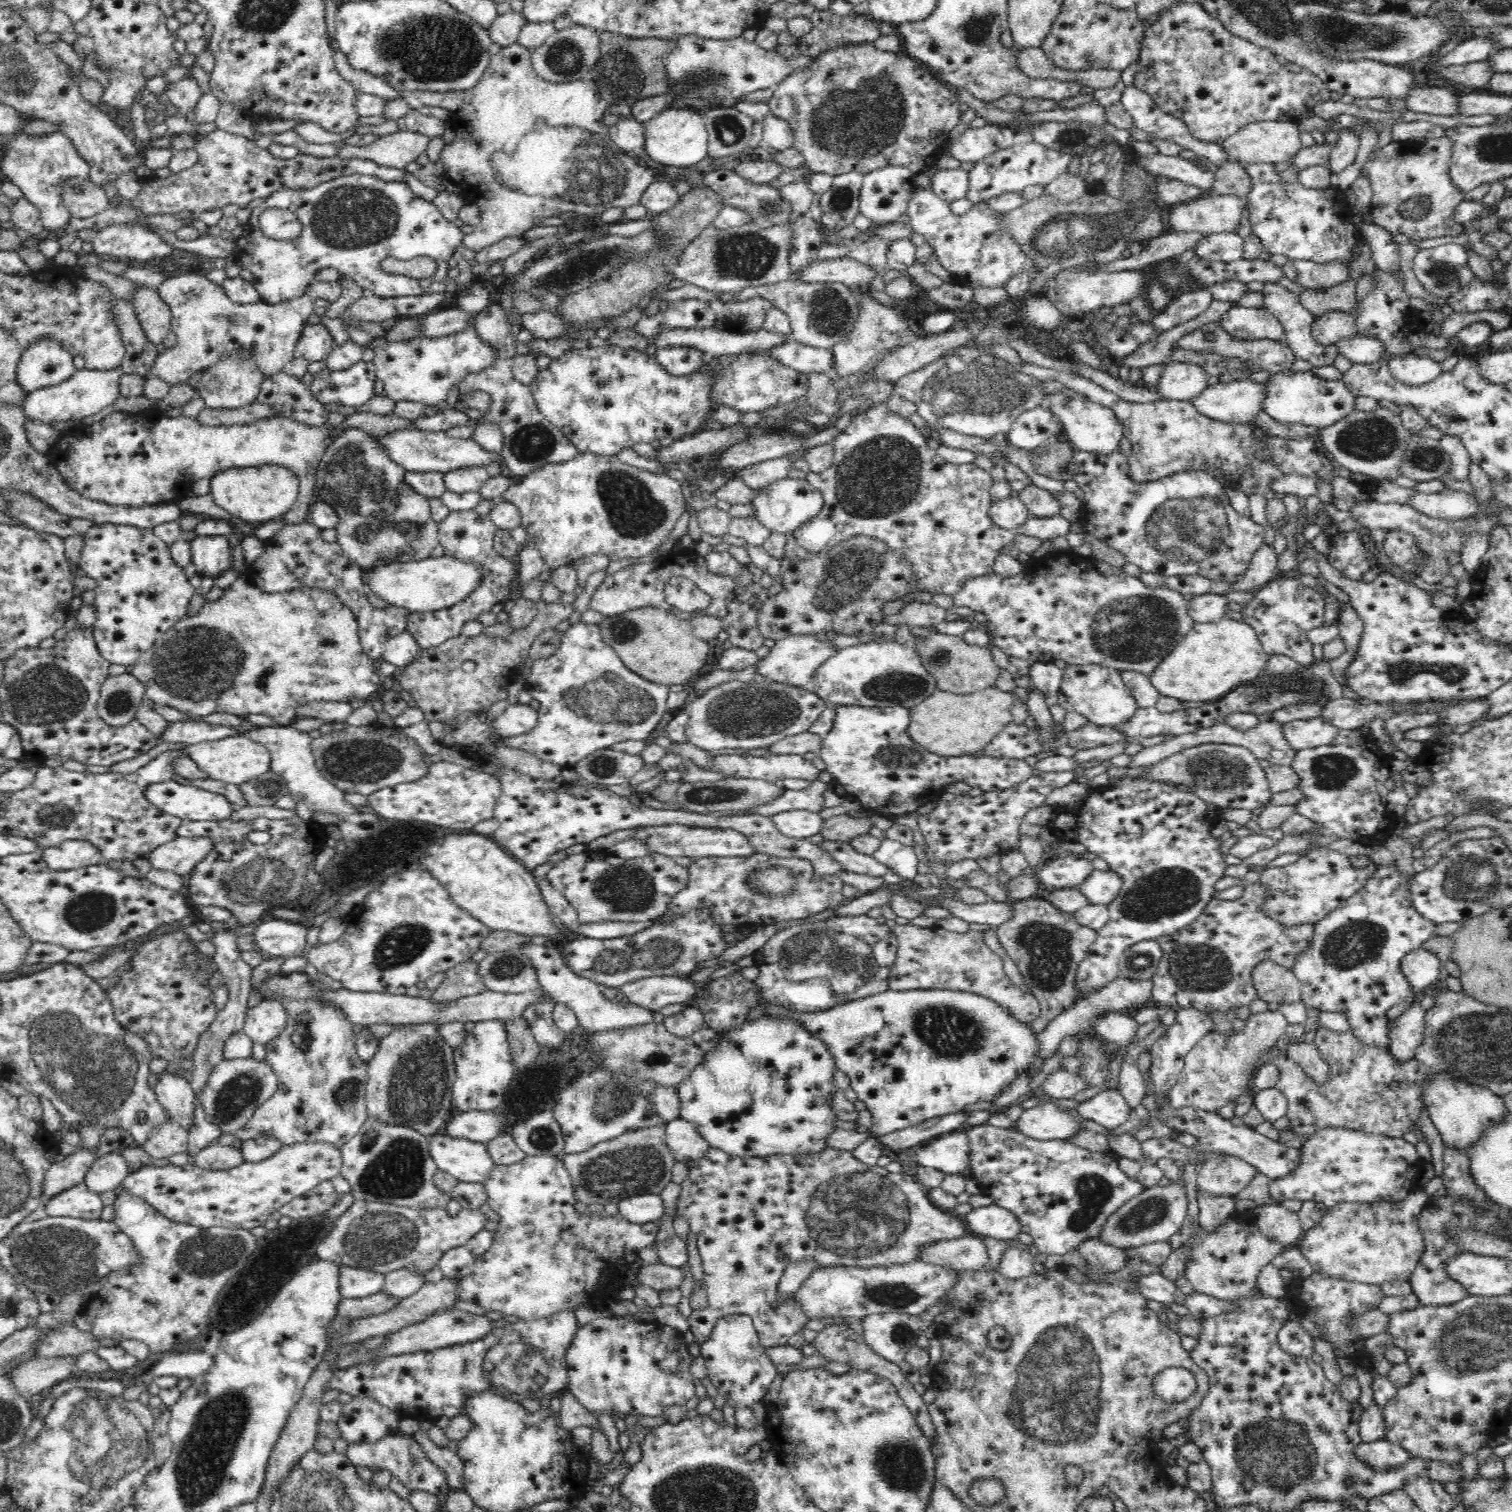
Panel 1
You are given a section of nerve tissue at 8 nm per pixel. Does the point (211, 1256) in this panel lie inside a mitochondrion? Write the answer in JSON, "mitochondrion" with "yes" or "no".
{"mitochondrion":"yes"}

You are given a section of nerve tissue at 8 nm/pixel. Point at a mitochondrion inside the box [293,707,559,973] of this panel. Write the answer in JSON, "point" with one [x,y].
{"point":[355,761]}

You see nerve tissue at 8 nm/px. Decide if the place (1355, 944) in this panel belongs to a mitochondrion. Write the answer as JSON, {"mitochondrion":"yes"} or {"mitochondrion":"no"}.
{"mitochondrion":"yes"}

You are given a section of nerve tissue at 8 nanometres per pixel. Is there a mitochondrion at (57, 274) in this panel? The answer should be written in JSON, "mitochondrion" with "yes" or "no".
{"mitochondrion":"no"}

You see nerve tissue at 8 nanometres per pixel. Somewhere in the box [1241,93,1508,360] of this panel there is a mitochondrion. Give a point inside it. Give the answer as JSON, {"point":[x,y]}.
{"point":[1415,207]}

